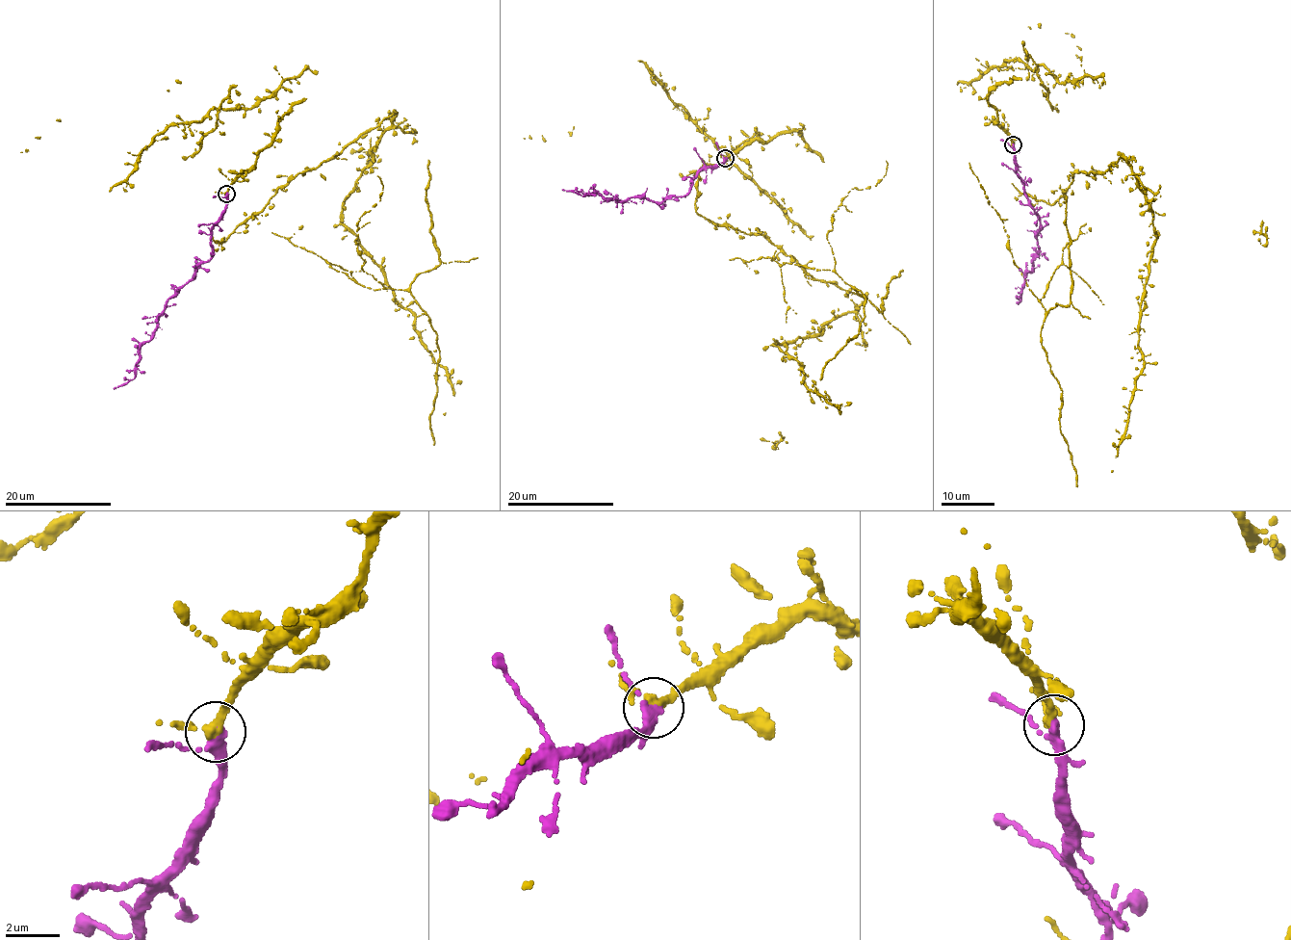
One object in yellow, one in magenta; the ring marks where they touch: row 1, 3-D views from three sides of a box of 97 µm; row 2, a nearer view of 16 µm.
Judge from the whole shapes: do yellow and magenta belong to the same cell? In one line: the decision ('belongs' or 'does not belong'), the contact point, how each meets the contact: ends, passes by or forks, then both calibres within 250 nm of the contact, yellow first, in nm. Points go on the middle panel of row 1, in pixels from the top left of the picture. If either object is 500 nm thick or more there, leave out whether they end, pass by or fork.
belongs; at (725, 158); yellow passes by; magenta passes by; 280 nm thick on the yellow side, 340 nm on the other

